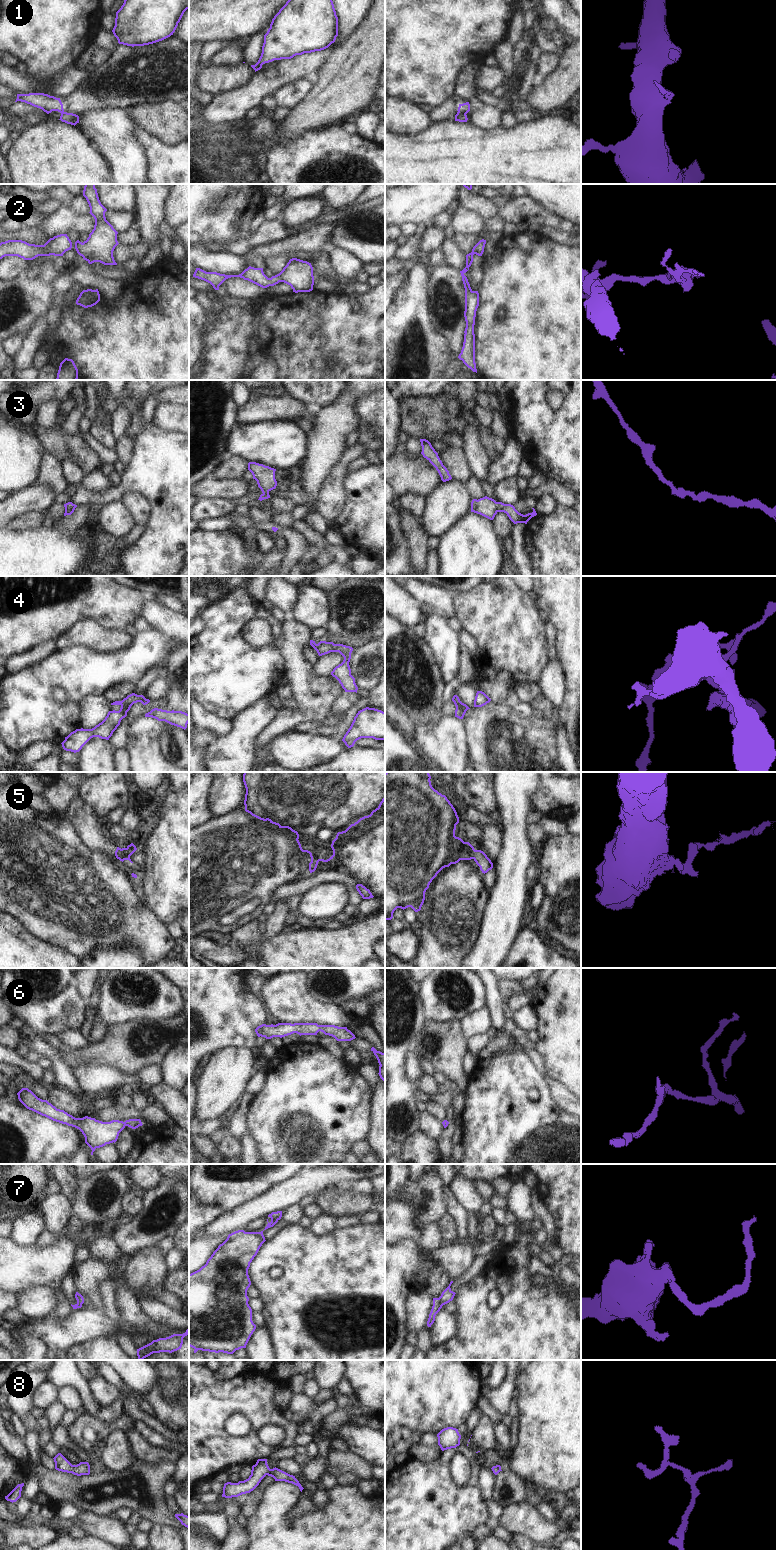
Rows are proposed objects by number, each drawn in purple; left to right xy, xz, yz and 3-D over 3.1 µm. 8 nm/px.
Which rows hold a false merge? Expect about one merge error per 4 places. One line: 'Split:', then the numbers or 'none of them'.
Split: 1, 5, 7

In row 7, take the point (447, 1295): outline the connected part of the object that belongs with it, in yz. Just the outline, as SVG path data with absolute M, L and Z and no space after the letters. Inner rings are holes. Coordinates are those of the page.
M453 1281L450 1282L449 1286L442 1292L441 1296L439 1297L439 1301L442 1305L445 1305L453 1300L455 1296L455 1292L453 1292L450 1288Z

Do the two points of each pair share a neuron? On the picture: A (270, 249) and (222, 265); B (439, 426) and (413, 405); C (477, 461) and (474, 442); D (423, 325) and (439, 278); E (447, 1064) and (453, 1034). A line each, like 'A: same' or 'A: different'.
A: different
B: same
C: same
D: different
E: same

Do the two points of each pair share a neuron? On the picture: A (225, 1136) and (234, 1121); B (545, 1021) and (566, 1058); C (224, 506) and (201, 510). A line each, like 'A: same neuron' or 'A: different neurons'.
A: different neurons
B: same neuron
C: same neuron

